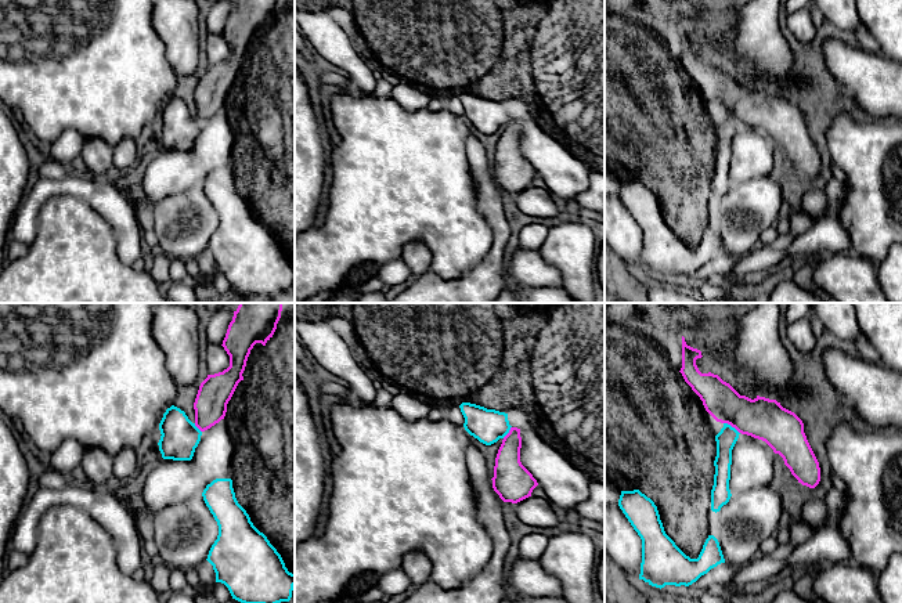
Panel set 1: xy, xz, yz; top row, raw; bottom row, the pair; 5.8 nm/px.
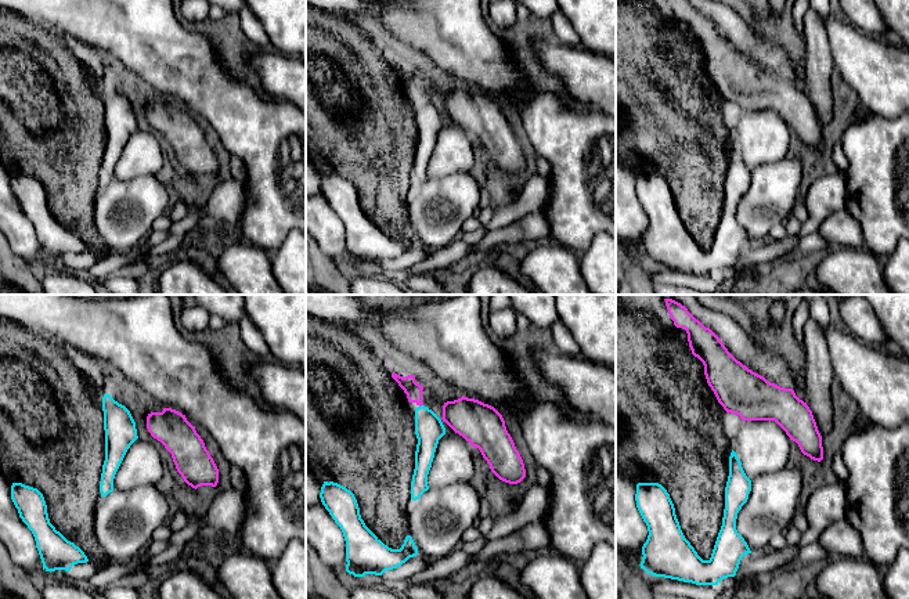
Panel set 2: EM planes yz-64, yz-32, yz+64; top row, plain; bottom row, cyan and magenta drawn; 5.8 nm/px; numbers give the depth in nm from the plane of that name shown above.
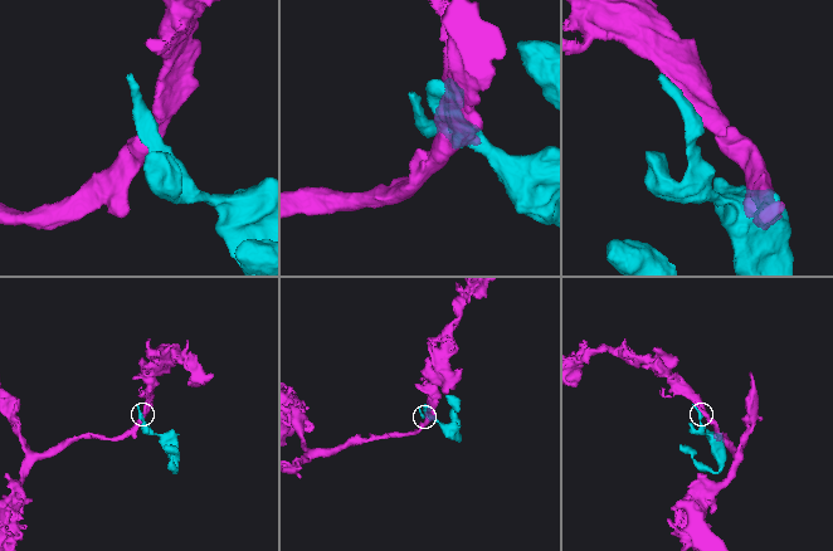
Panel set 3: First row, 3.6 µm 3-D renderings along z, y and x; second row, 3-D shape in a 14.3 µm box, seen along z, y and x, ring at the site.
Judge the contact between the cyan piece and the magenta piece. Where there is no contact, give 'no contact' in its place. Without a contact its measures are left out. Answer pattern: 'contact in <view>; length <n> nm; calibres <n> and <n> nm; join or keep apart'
contact in yz; length 120 nm; calibres 120 and 240 nm; keep apart

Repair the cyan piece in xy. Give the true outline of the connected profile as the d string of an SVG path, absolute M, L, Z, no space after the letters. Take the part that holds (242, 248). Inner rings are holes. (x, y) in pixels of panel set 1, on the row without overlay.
M216 169L202 183L203 191L219 216L219 225L212 235L208 252L216 263L216 272L224 274L232 289L245 295L274 296L289 292L295 277L295 264L289 263L277 239L250 212L238 194L231 169Z

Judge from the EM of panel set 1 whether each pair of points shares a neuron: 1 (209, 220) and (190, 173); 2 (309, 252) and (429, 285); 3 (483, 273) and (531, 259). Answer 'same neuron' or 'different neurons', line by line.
1: different neurons
2: different neurons
3: different neurons

